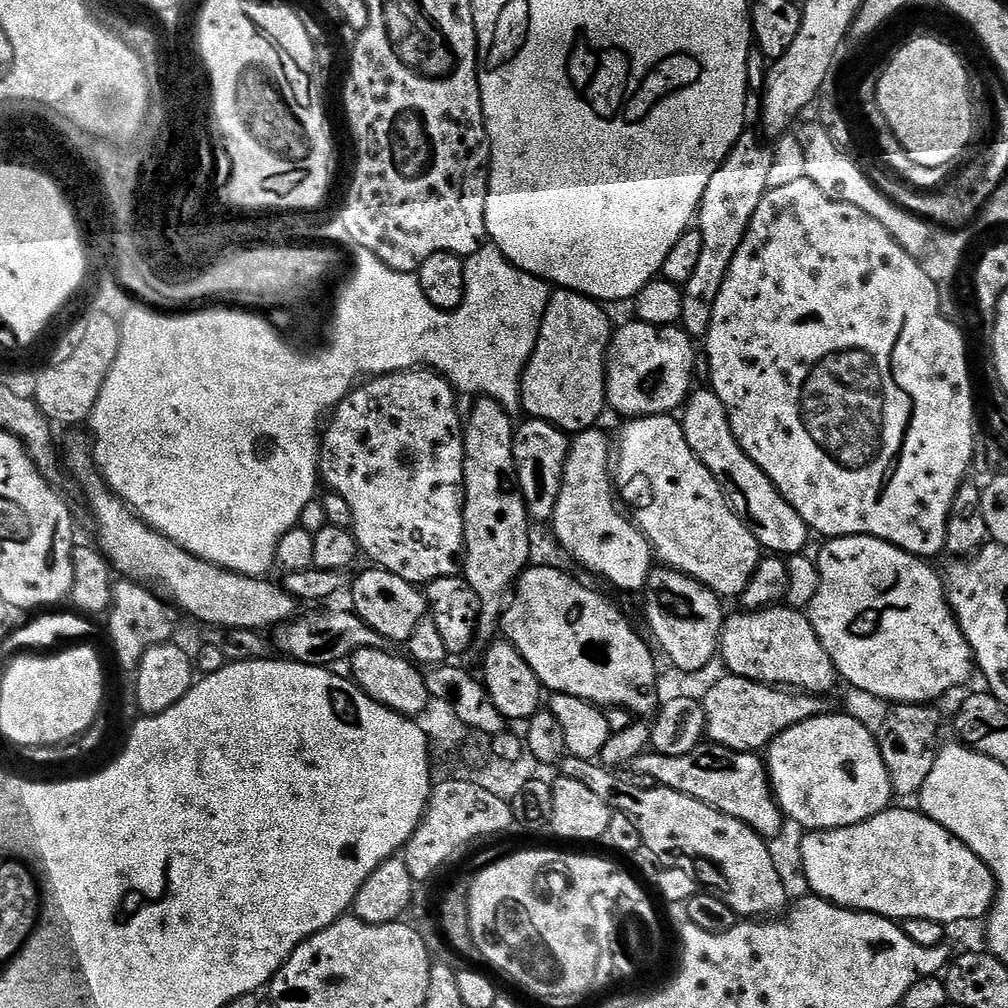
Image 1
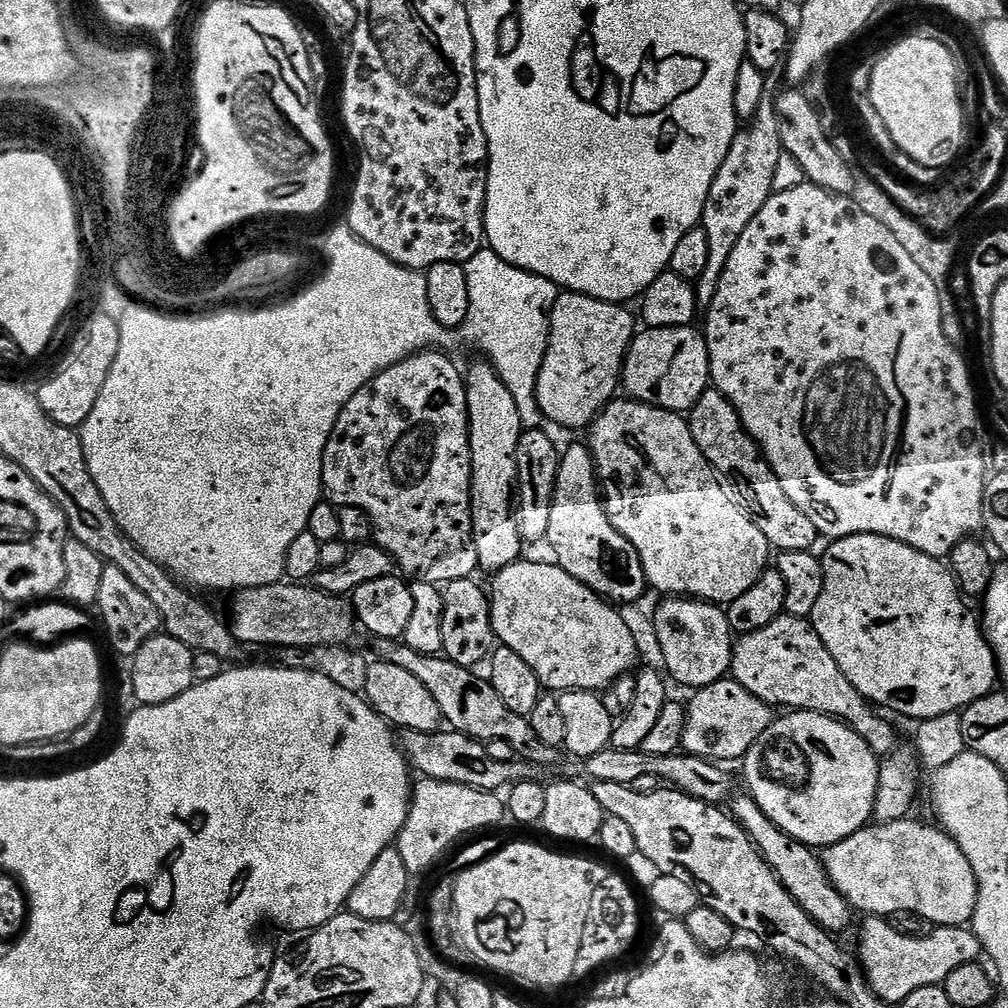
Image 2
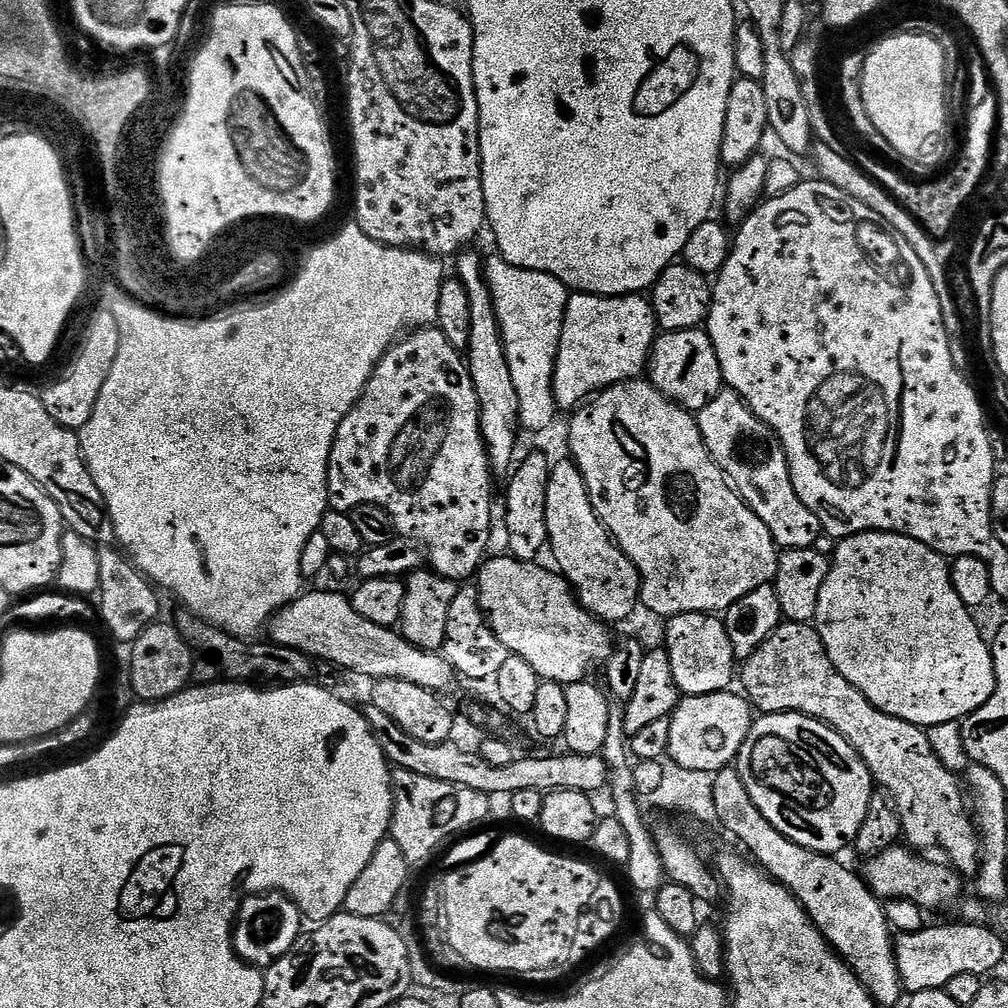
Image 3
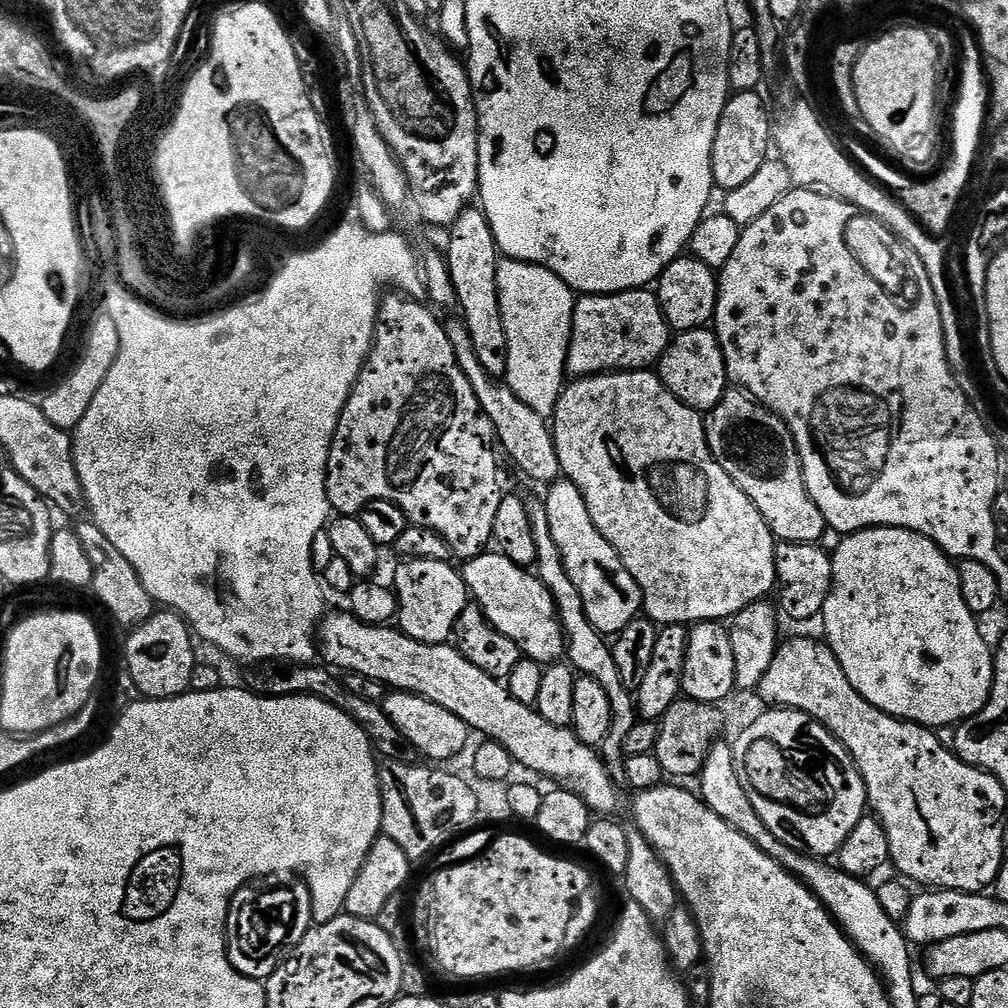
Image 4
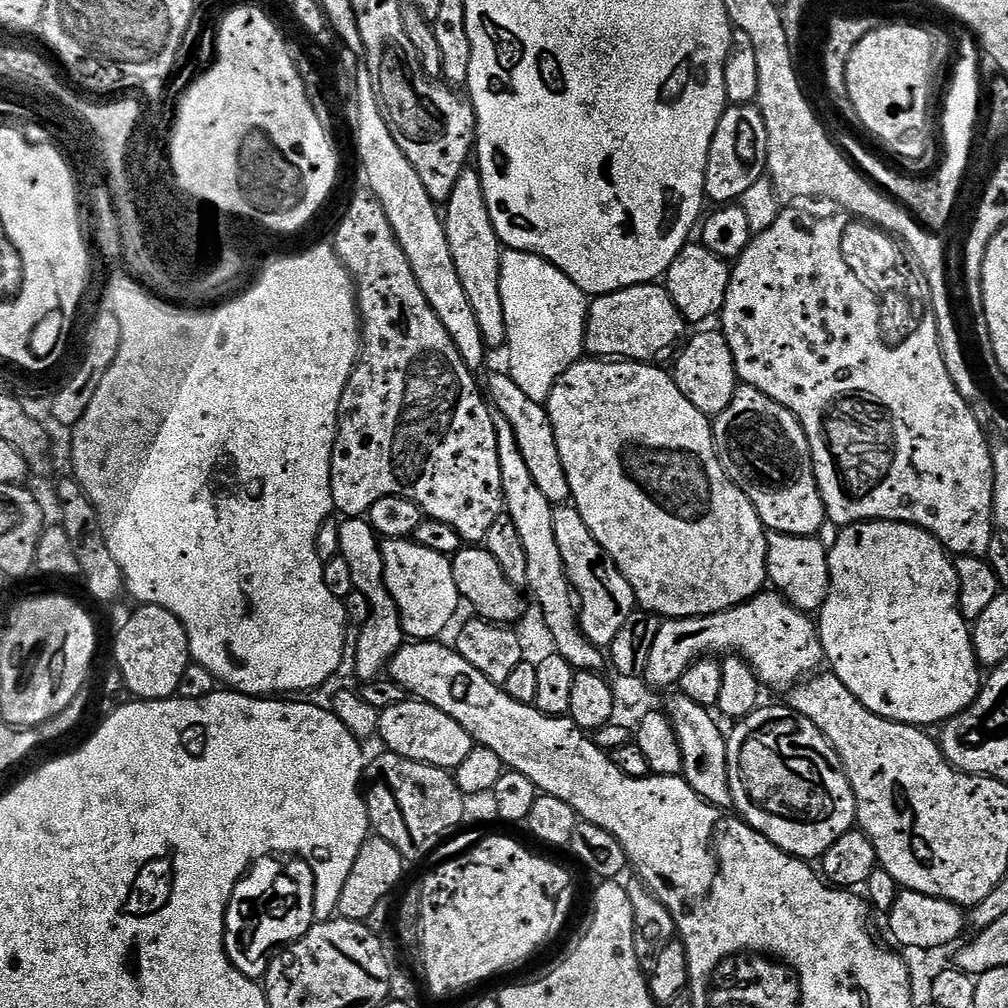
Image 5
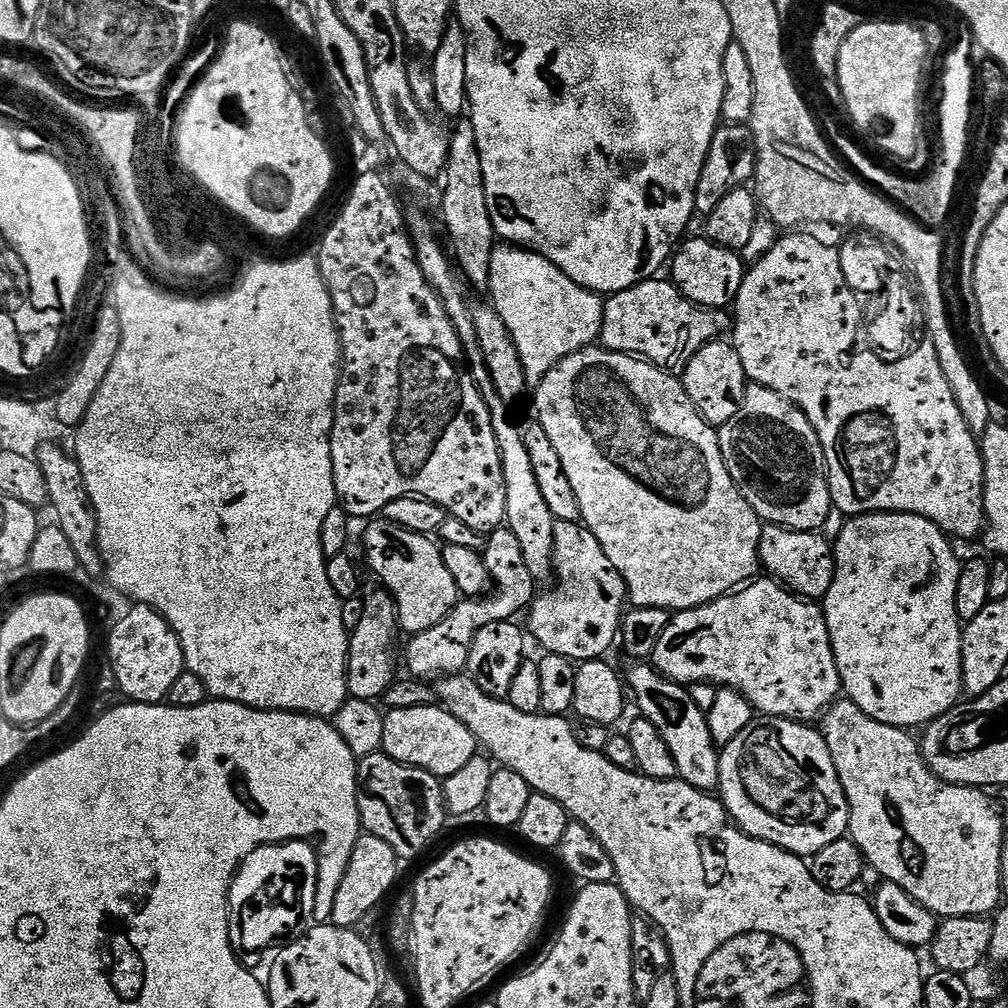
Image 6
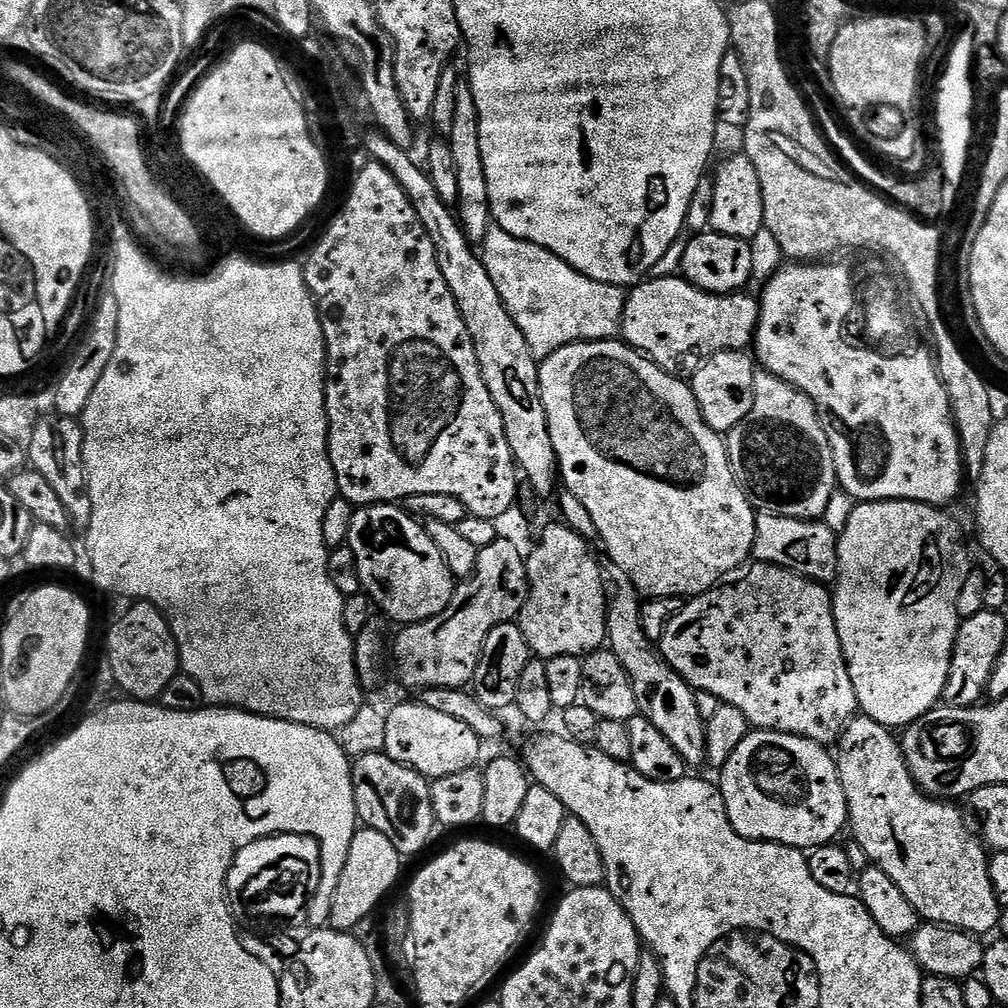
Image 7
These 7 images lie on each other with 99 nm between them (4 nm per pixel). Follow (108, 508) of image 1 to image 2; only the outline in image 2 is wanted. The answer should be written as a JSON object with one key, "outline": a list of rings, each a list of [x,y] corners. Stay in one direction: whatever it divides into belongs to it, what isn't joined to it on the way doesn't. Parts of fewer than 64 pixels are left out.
{"outline":[[[281,582],[270,586],[262,586],[261,588],[245,588],[237,591],[234,599],[236,601],[232,604],[230,627],[232,633],[245,646],[265,644],[268,650],[275,650],[280,647],[311,649],[324,645],[348,646],[353,643],[351,642],[352,635],[358,632],[357,621],[354,619],[349,605],[341,597],[326,594],[321,588],[309,586],[304,582]]]}

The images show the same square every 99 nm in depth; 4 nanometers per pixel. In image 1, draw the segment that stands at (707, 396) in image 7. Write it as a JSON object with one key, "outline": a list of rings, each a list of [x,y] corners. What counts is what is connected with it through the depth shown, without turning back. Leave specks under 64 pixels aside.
{"outline":[[[631,323],[615,329],[612,346],[608,350],[607,407],[611,411],[613,408],[623,418],[675,413],[689,399],[694,388],[692,375],[696,372],[697,345],[680,326],[659,328]]]}

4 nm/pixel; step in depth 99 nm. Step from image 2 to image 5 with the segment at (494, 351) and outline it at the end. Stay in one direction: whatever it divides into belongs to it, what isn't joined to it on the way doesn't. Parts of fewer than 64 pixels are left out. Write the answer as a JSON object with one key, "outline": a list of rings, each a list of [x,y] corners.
{"outline":[[[505,251],[500,257],[502,310],[506,310],[508,364],[506,371],[519,388],[534,402],[544,404],[550,398],[558,378],[585,355],[584,331],[588,325],[589,297],[548,260],[529,252]]]}

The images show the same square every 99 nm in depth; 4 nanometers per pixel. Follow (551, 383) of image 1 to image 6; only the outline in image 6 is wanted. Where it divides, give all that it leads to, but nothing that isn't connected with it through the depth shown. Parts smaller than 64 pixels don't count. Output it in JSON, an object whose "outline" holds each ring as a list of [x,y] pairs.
{"outline":[[[671,279],[644,280],[633,288],[611,293],[604,300],[604,325],[599,343],[609,352],[635,354],[657,368],[680,370],[702,346],[721,335],[725,313],[700,308],[672,283]]]}

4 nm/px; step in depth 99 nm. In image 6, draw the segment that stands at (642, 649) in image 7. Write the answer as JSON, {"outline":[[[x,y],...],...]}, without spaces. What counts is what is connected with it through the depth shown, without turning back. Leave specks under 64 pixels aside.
{"outline":[[[636,662],[626,672],[626,680],[636,691],[636,704],[640,707],[639,715],[658,730],[674,758],[676,776],[690,786],[709,794],[720,787],[720,754],[721,749],[710,734],[707,715],[697,706],[691,691],[685,685],[676,684],[661,676],[655,667],[648,662]]]}

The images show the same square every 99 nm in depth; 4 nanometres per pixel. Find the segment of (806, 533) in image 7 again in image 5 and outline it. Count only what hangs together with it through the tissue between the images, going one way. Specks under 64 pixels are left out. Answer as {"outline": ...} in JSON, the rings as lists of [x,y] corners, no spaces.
{"outline":[[[768,532],[766,566],[771,587],[779,592],[789,604],[793,604],[799,612],[805,614],[819,613],[830,590],[830,566],[828,565],[828,549],[822,546],[822,542],[816,536],[795,536],[781,532]]]}

